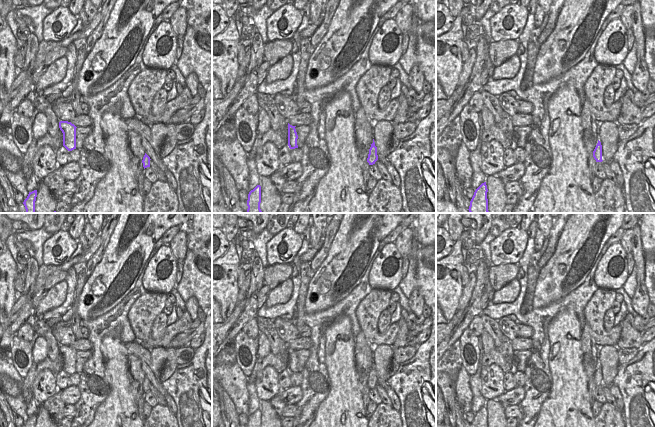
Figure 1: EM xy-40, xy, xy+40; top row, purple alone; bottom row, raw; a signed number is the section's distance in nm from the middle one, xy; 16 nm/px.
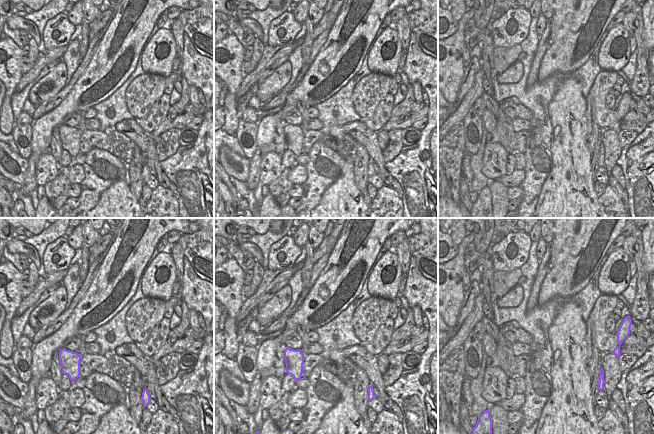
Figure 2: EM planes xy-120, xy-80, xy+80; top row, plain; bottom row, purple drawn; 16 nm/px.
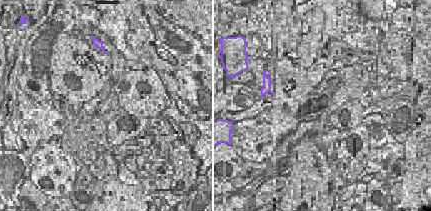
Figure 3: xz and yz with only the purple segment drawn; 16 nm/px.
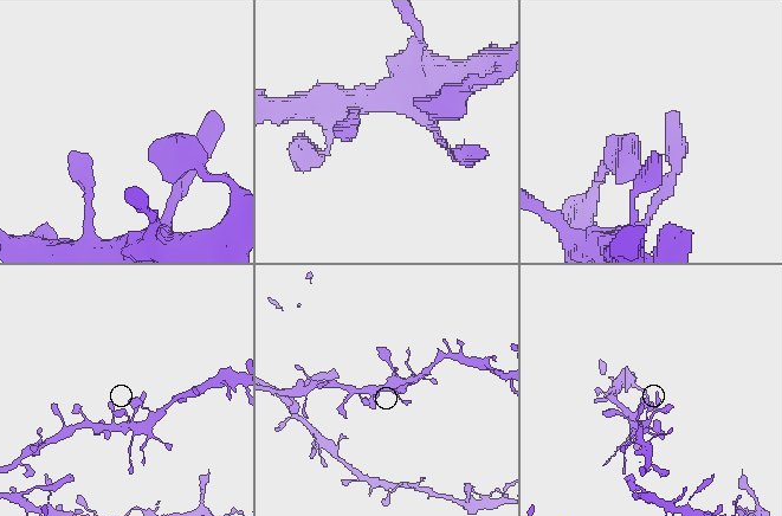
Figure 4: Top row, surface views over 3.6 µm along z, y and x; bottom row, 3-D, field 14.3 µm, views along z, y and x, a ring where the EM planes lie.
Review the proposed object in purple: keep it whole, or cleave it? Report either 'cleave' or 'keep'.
keep

